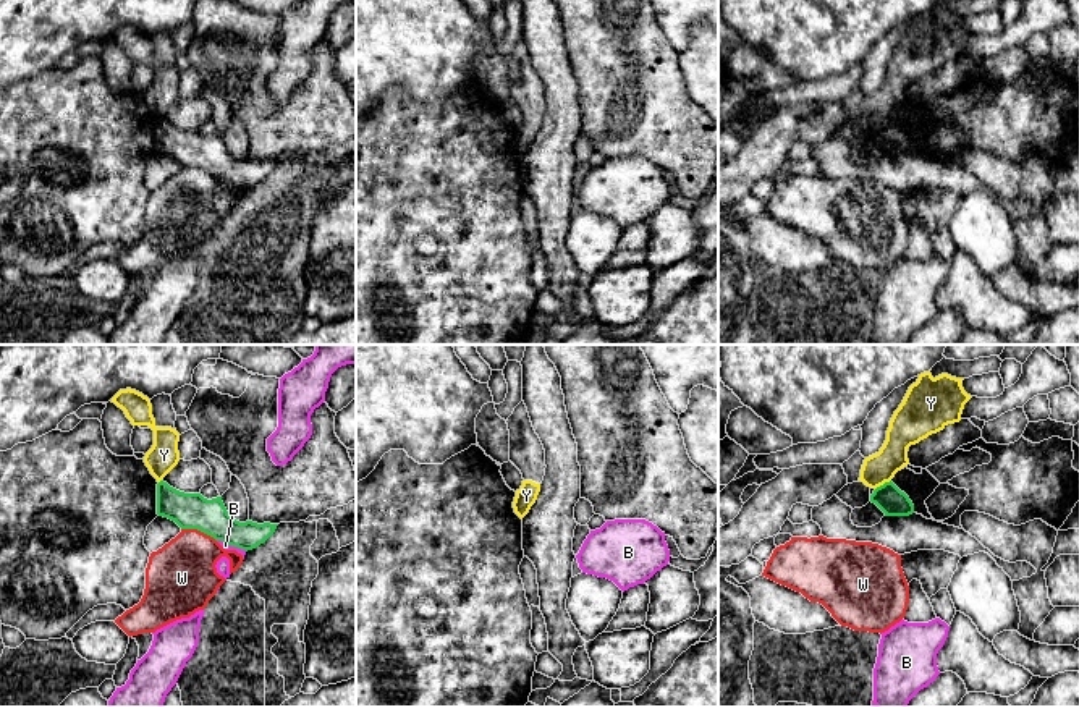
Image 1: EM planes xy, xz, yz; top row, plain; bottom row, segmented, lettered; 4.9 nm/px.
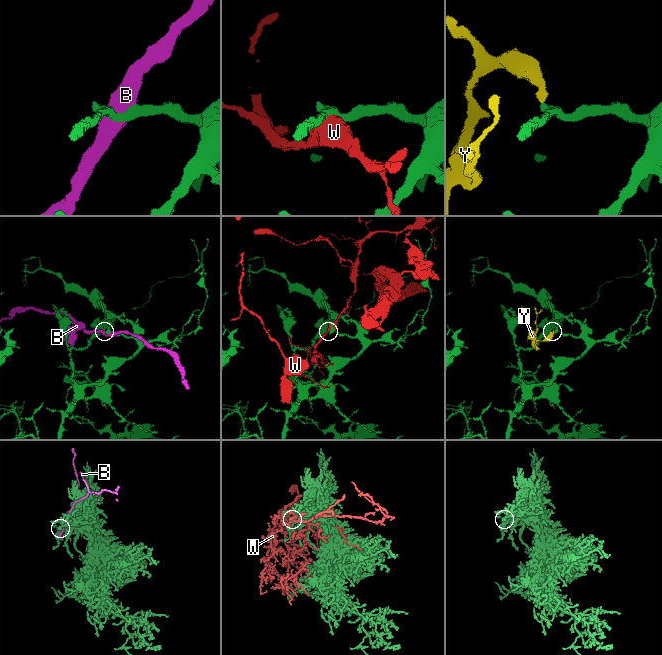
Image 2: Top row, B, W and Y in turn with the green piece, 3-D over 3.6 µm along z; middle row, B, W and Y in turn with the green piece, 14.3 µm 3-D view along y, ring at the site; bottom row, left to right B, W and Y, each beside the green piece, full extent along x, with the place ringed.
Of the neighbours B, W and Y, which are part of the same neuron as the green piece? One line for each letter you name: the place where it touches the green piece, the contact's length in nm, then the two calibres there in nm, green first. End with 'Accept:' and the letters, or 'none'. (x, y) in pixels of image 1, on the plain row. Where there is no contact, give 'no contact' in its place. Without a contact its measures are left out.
Accept: none

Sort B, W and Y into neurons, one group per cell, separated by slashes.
B / W / Y

